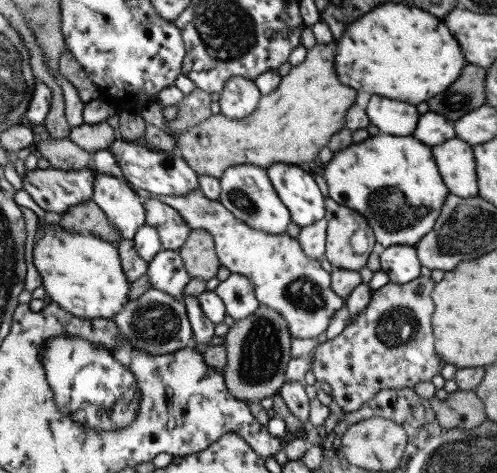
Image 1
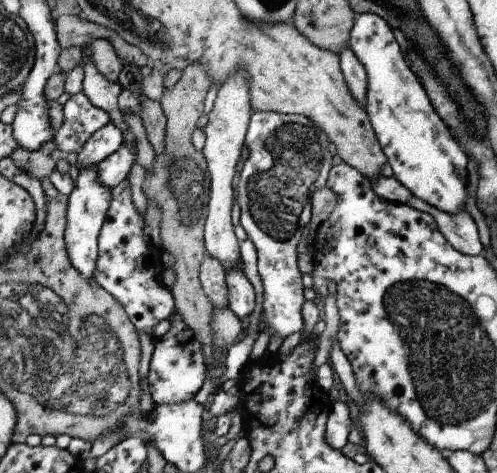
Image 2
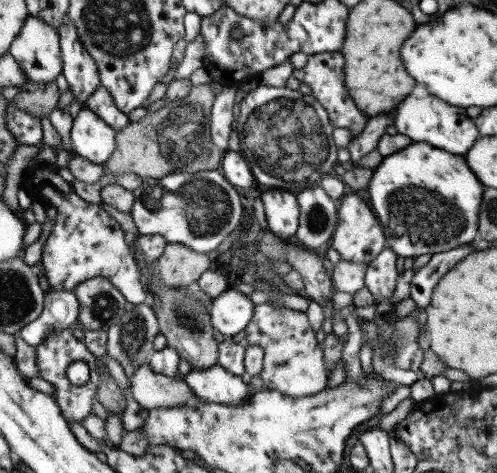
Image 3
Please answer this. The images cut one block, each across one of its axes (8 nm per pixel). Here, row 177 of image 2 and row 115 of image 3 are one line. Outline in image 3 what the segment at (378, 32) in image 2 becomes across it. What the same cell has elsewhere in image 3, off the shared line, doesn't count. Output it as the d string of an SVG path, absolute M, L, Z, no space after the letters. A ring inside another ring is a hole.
M407 94L393 110L395 110L395 122L391 126L395 126L397 134L409 138L411 142L427 142L451 154L465 154L471 148L471 144L481 138L479 130L473 126L475 122L465 114L463 108L447 106L445 102L439 102L437 98L431 96L415 98Z

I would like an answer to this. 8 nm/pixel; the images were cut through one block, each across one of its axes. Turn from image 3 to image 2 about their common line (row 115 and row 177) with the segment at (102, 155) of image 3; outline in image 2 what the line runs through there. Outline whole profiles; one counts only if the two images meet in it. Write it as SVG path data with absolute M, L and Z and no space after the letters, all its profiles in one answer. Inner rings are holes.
M91 168L91 170L81 170L79 178L75 182L75 190L69 194L71 202L69 202L69 228L67 228L67 250L71 256L71 262L75 264L75 268L87 278L87 280L95 280L95 272L97 272L97 262L99 262L99 254L101 254L101 246L99 246L99 238L103 232L103 226L107 222L107 214L111 208L111 200L113 200L113 190L107 188L101 178L99 178L99 168Z

